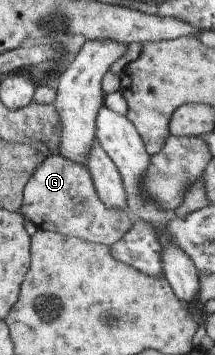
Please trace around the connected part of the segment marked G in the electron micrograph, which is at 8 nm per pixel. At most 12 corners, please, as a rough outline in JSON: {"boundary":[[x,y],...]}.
{"boundary":[[46,157],[18,212],[35,227],[105,246],[134,219],[108,208],[87,168]]}

